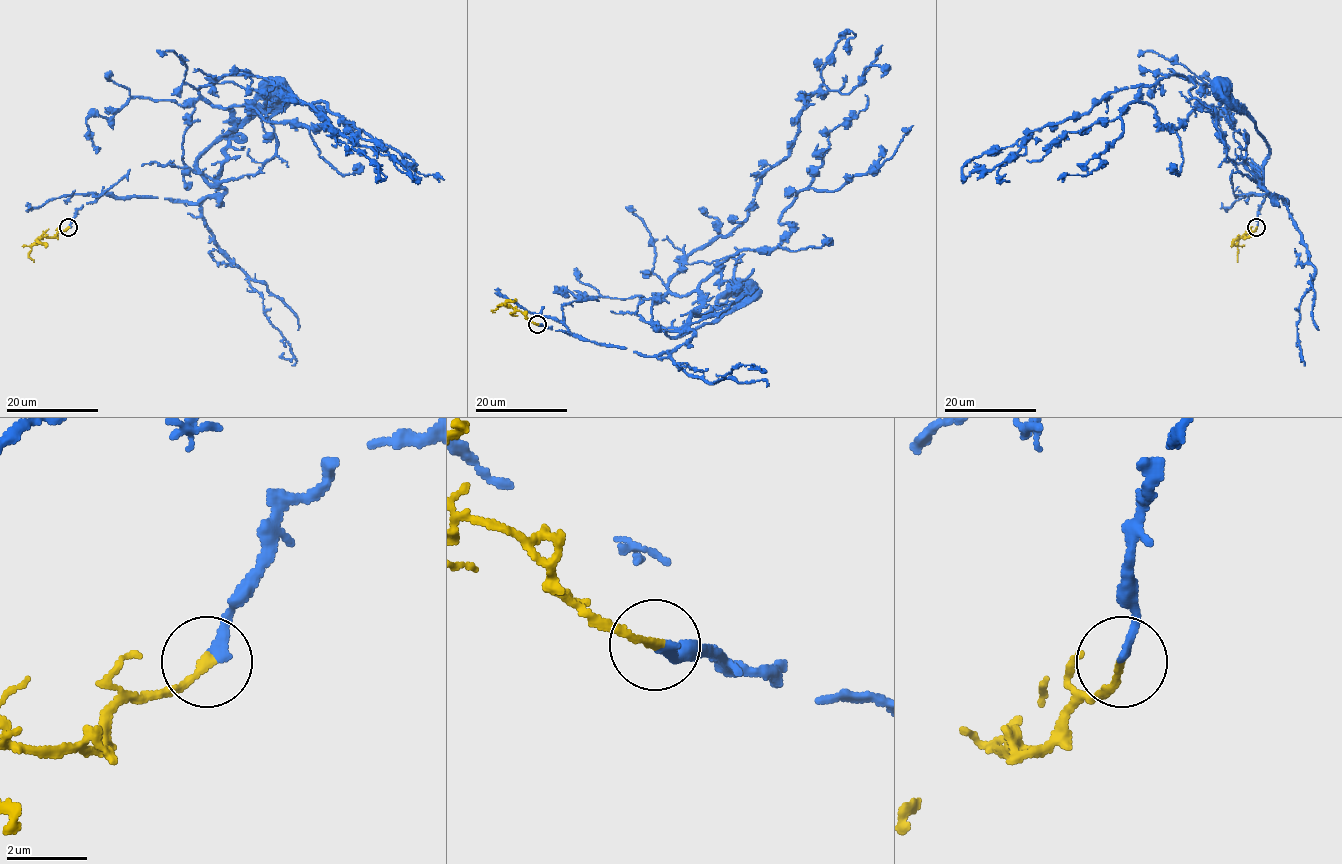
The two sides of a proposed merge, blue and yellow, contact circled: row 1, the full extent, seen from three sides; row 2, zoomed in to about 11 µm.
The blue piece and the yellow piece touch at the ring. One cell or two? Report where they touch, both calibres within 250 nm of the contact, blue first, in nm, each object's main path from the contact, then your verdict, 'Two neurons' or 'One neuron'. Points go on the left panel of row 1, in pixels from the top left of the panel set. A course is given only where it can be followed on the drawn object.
Place: (68, 227). Thickness 240 nm (blue) against 200 nm. Course of blue: (68, 226), (81, 207), (103, 194), (217, 198), (224, 187), (208, 182), (197, 158), (247, 121), (274, 85). Course of yellow: (68, 228), (56, 237), (40, 238), (29, 254), (34, 262). One neuron

